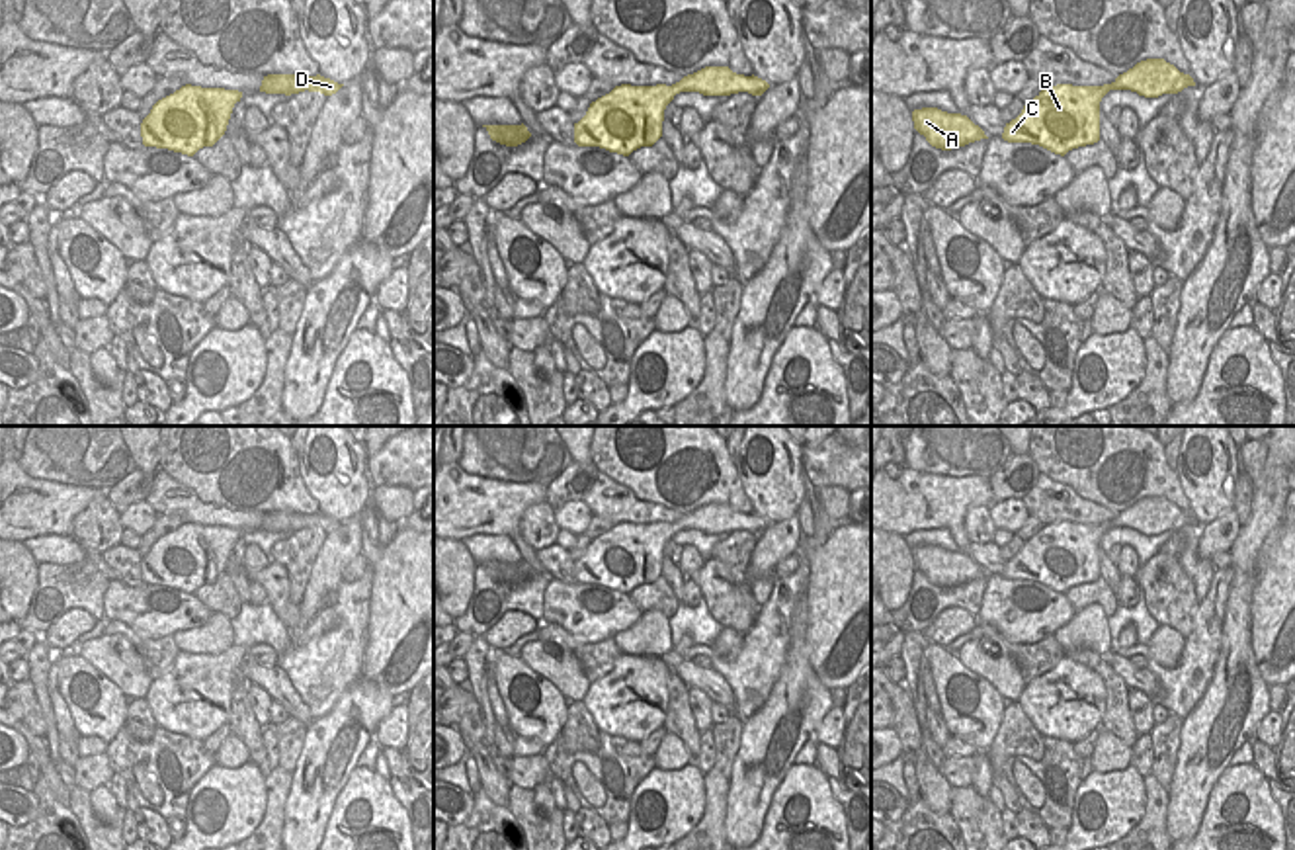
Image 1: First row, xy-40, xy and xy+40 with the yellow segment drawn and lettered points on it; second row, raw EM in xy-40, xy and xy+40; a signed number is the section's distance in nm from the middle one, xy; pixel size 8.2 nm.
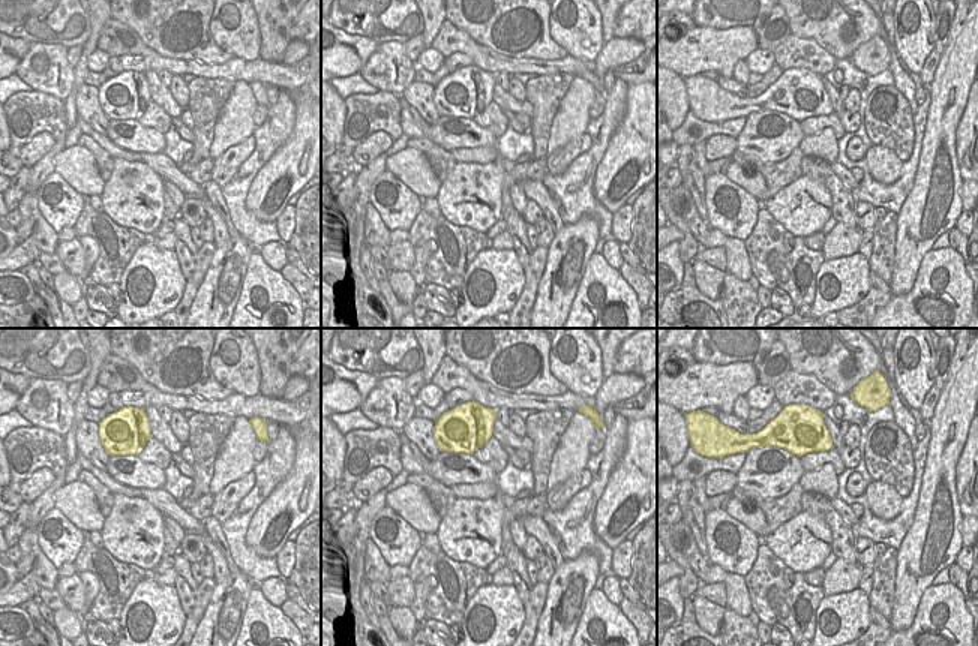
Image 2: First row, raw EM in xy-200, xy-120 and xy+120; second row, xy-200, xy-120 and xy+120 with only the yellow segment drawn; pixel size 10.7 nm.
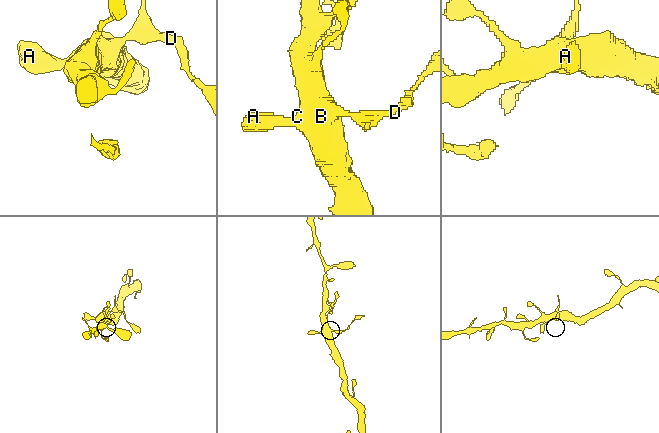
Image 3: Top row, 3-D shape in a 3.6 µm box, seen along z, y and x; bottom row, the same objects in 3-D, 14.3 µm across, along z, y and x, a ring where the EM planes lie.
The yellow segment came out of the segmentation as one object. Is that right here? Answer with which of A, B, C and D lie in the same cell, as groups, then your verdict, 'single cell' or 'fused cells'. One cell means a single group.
A B C / D | fused cells

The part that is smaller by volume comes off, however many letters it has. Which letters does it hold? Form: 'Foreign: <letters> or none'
Foreign: D

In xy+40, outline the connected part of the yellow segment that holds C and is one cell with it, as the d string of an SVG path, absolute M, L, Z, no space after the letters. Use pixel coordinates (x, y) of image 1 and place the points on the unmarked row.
M1111 522L1043 526L1016 557L1006 561L1002 576L1039 582L1061 594L1094 582L1100 578L1100 539L1109 528L1117 526Z

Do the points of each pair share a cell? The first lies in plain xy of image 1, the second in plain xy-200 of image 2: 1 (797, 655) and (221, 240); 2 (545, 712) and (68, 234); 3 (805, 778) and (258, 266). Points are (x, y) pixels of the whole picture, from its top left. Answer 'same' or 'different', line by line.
1: different
2: different
3: same

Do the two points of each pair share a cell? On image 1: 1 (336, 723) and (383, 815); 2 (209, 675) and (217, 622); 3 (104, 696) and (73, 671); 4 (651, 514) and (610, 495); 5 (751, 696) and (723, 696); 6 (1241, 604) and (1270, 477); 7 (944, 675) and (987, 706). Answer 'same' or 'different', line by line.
1: different
2: different
3: same
4: same
5: different
6: same
7: same

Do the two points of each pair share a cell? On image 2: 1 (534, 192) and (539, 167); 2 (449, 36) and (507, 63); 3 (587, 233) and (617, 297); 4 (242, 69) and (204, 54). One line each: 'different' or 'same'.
1: different
2: same
3: different
4: different

